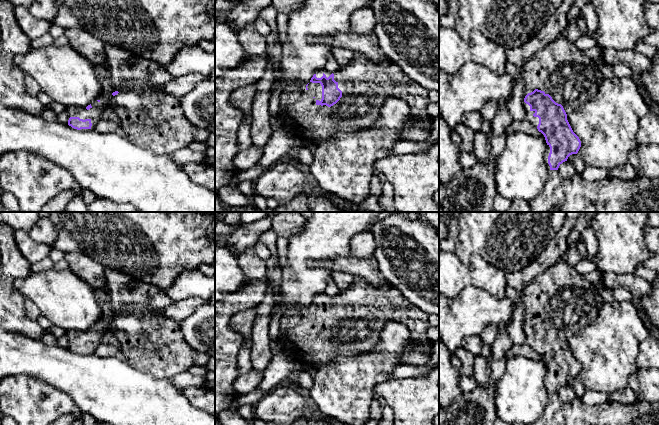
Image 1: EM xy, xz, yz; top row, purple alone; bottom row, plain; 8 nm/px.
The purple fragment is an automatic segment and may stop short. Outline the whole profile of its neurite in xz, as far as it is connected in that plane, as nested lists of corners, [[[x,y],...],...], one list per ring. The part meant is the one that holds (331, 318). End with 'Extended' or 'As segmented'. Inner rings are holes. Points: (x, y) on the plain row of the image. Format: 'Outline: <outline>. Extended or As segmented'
Outline: [[[355,277],[348,289],[334,297],[318,295],[305,311],[293,319],[281,317],[279,341],[282,351],[290,359],[319,368],[336,356],[353,356],[373,350],[386,321],[405,324],[413,336],[414,346],[404,352],[403,363],[411,366],[426,365],[431,359],[434,343],[427,336],[430,324],[426,314],[411,305],[395,287],[374,287],[362,277]]]. Extended

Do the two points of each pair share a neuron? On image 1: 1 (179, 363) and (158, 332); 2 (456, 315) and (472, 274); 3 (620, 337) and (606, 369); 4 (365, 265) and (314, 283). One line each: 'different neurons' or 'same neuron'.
1: same neuron
2: different neurons
3: same neuron
4: different neurons

